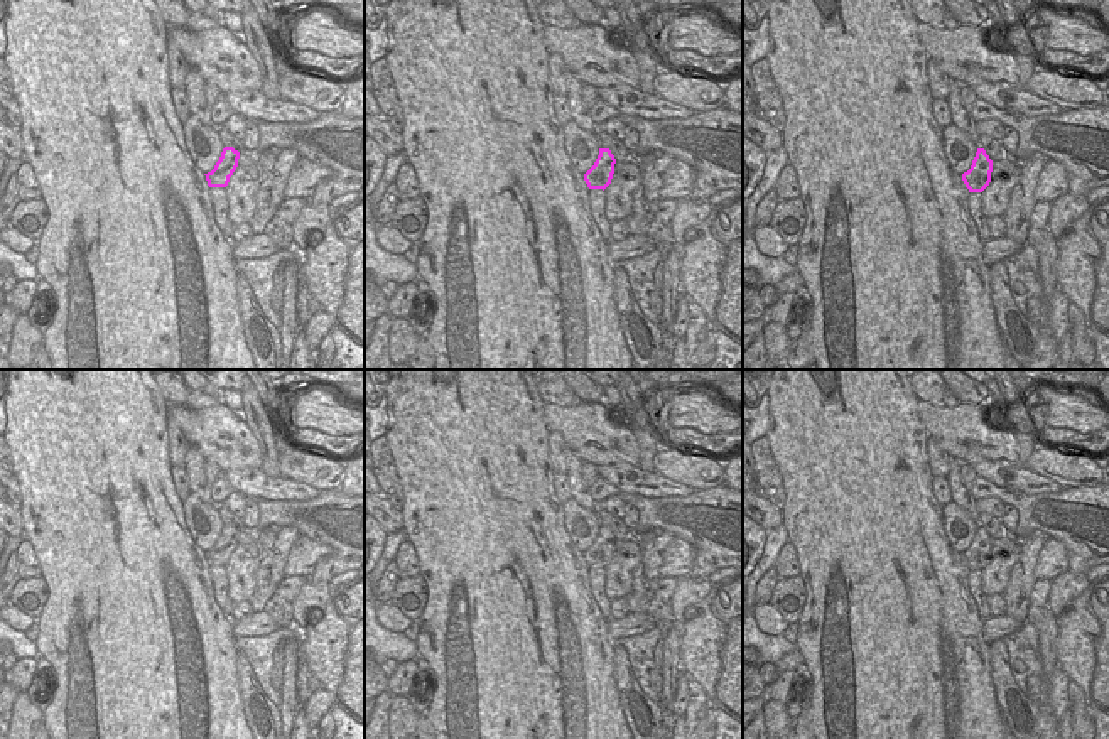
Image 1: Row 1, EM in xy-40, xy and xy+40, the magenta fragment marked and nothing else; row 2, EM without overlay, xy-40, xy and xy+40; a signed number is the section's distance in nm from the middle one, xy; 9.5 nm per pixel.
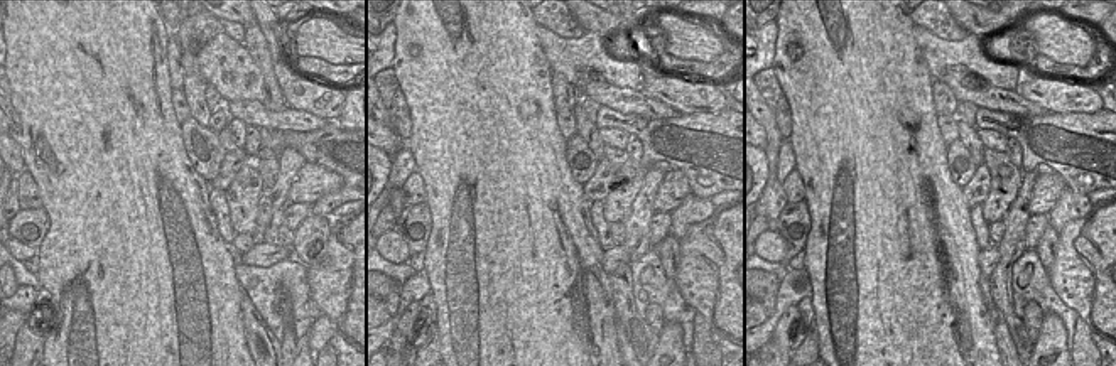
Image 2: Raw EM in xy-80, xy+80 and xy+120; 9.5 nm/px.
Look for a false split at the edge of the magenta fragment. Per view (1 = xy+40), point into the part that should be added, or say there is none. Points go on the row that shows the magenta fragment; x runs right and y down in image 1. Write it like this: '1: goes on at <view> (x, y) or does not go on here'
1: does not go on here

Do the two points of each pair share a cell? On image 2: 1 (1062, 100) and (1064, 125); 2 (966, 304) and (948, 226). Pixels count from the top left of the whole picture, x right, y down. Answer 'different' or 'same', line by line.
1: different
2: same

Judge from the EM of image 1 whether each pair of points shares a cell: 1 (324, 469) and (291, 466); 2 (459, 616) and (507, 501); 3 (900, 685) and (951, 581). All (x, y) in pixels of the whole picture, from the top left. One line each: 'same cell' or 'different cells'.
1: same cell
2: same cell
3: same cell

